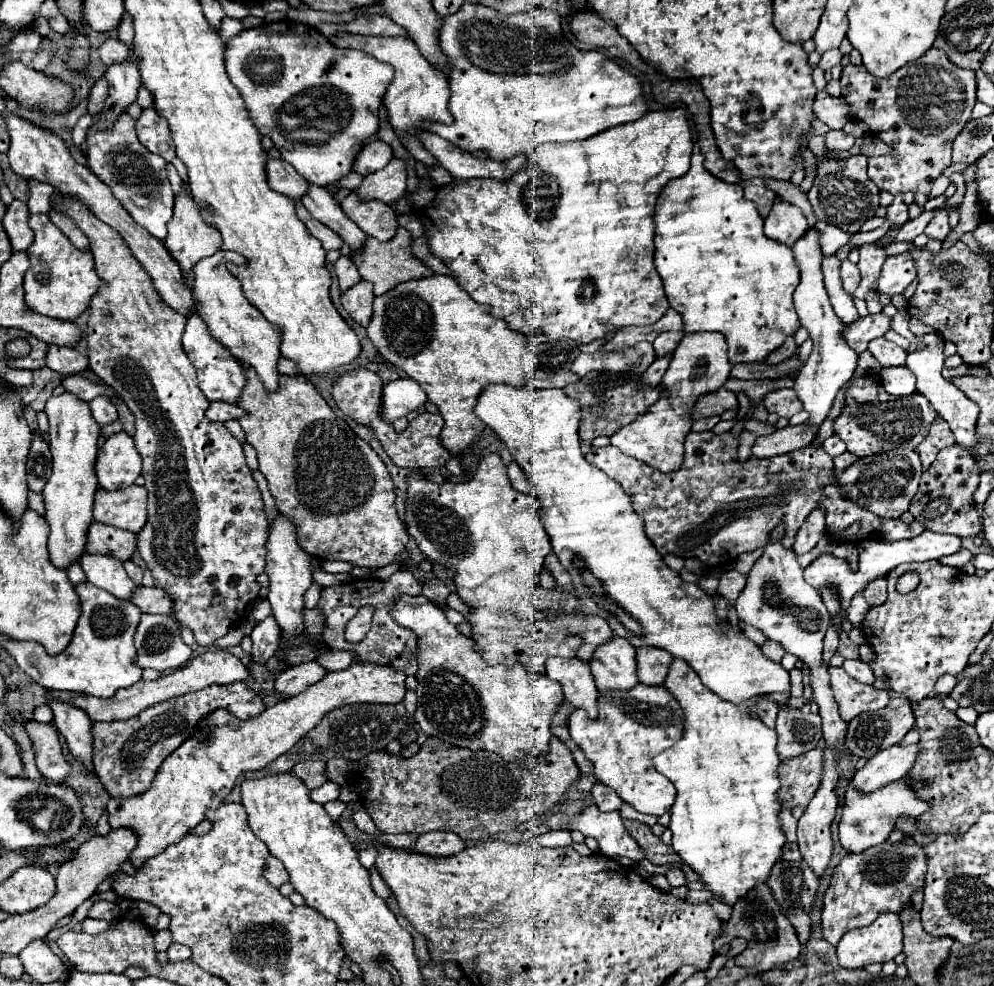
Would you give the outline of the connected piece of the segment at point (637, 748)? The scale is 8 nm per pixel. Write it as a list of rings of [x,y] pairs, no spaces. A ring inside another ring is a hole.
[[[636,683],[626,691],[602,693],[598,697],[598,719],[590,719],[582,709],[572,711],[568,717],[568,731],[592,763],[598,781],[612,787],[622,801],[630,803],[636,811],[660,817],[670,811],[676,789],[668,777],[652,767],[652,755],[672,747],[672,743],[680,739],[682,717],[680,705],[662,685]]]

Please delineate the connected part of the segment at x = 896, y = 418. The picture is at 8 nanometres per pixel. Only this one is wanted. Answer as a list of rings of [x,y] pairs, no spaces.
[[[862,375],[850,379],[844,409],[834,419],[834,433],[846,443],[850,453],[856,457],[868,457],[890,449],[916,449],[928,435],[934,419],[936,411],[924,395],[912,393],[906,397],[894,397],[884,391],[874,375]]]

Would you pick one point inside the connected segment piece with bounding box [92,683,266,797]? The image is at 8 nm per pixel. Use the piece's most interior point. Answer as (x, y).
(127, 753)

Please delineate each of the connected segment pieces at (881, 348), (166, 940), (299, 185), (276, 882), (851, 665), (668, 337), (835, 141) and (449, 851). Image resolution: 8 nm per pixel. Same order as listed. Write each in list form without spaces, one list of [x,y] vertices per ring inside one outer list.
[[[884,337],[870,341],[868,349],[870,349],[870,353],[878,359],[878,363],[880,363],[882,367],[904,365],[906,355],[908,355],[902,347],[898,347],[898,345],[896,345],[896,343],[892,343],[892,341],[886,341]]]
[[[162,929],[154,933],[154,947],[156,947],[156,951],[166,951],[170,943],[172,943],[170,929]]]
[[[270,157],[266,163],[266,175],[268,175],[270,187],[274,191],[288,195],[290,199],[300,199],[300,195],[308,187],[308,181],[302,175],[298,175],[298,171],[284,159]]]
[[[270,857],[270,859],[268,859],[266,869],[264,869],[264,877],[266,877],[274,887],[282,887],[284,883],[288,883],[288,873],[286,873],[284,865],[282,865],[276,857]]]
[[[846,659],[842,667],[844,667],[844,671],[848,675],[852,675],[854,679],[858,679],[860,683],[868,683],[868,685],[874,683],[874,673],[872,673],[872,669],[870,669],[868,663],[864,663],[860,659]]]
[[[660,333],[660,335],[654,339],[654,343],[652,343],[656,355],[662,357],[662,355],[672,353],[672,351],[676,349],[676,345],[680,343],[682,335],[684,335],[684,333]]]
[[[828,131],[824,135],[824,143],[826,143],[826,149],[836,149],[836,151],[846,151],[854,145],[854,137],[852,135],[846,135],[844,131]]]
[[[428,831],[418,837],[416,851],[426,853],[426,855],[436,855],[436,857],[446,857],[460,853],[466,847],[466,843],[450,831]]]

